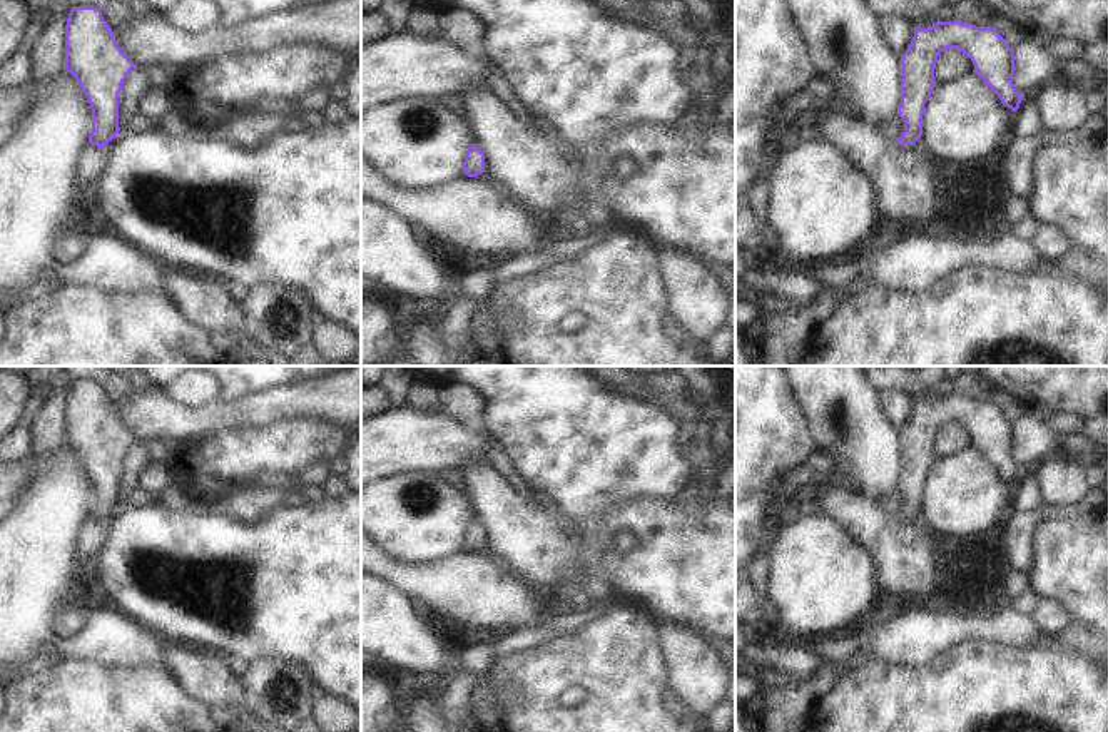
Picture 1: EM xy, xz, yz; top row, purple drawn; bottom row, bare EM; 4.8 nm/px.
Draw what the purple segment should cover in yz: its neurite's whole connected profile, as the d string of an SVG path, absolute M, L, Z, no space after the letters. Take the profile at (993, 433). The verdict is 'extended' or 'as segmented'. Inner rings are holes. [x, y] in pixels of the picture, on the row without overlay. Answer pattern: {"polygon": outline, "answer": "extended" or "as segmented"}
{"polygon": "M938 396L929 403L914 401L914 411L901 430L901 478L897 488L904 506L896 513L901 520L916 520L922 510L924 480L936 461L934 443L941 426L958 423L971 433L974 448L998 470L1001 478L1013 486L1019 483L1021 470L1013 460L1014 424L994 401L973 398Z", "answer": "as segmented"}

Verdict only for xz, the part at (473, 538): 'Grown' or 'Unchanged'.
Unchanged.

